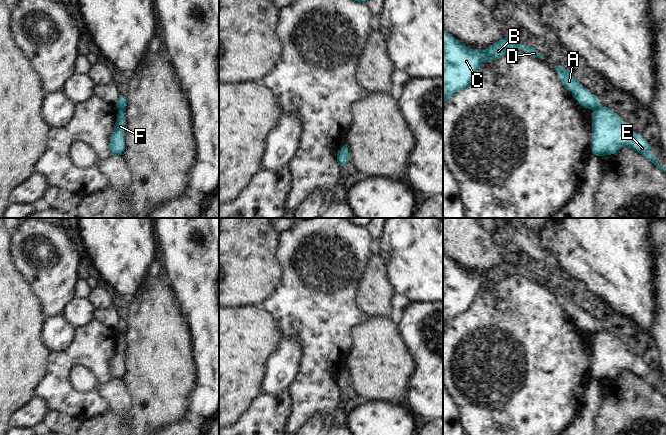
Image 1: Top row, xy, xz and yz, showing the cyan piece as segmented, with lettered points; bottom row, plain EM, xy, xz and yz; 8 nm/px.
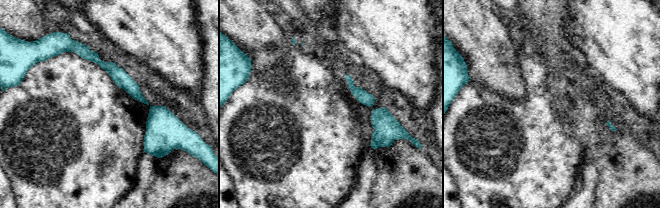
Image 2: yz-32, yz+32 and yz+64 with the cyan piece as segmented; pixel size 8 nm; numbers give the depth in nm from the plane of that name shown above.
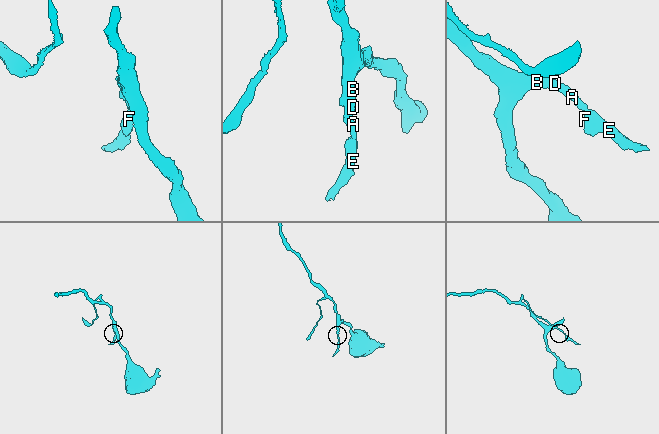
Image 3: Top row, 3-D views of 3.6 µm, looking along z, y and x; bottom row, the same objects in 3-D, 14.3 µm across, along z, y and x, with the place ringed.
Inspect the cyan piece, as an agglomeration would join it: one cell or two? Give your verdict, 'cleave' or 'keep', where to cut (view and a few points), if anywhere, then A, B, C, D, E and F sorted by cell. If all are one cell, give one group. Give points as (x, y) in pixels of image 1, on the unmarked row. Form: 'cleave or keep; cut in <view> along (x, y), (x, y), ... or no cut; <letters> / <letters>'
cleave; cut in yz along (600, 330), (594, 334); A B C D / E F

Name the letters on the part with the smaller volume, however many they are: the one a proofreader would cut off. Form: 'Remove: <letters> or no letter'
Remove: E, F

